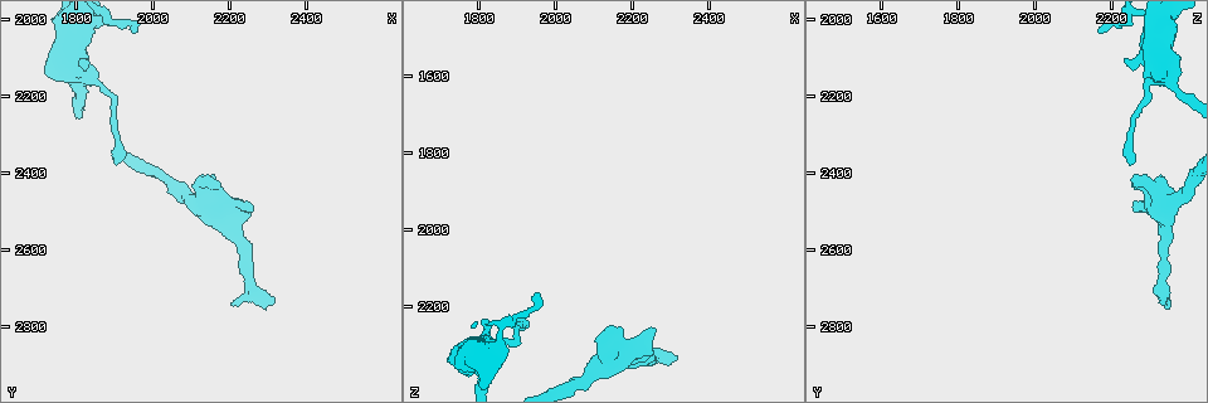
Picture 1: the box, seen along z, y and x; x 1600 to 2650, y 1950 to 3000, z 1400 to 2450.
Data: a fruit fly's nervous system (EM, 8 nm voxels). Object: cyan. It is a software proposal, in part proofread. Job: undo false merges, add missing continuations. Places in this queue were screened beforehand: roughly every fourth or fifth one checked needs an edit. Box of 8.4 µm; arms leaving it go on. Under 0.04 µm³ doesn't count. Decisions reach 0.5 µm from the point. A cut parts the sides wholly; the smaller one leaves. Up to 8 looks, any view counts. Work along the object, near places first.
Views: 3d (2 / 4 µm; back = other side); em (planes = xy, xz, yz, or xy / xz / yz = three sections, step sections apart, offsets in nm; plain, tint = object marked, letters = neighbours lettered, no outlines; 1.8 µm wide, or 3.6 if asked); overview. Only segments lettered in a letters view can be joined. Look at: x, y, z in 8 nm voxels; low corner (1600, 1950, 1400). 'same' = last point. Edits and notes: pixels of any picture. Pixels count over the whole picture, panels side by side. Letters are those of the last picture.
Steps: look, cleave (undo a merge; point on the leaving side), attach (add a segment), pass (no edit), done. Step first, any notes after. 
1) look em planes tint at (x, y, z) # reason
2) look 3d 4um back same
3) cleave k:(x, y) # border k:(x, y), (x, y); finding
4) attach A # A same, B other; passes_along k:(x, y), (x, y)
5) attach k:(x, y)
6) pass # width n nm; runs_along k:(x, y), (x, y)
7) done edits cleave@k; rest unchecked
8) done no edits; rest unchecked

look 3d 4um at (2315, 2725, 2330) # an open end

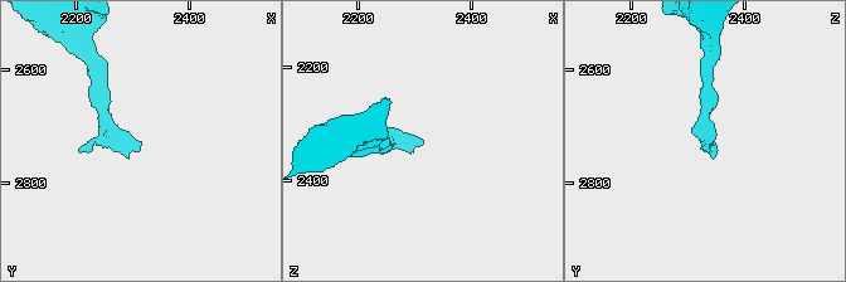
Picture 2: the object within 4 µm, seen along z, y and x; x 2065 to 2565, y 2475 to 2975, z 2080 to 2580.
look em yz step 16 letters at (2315, 2730, 2330)

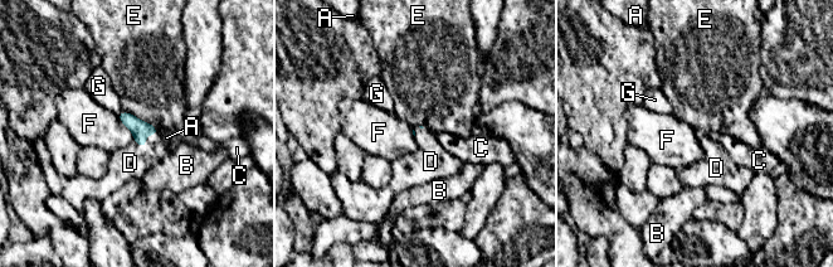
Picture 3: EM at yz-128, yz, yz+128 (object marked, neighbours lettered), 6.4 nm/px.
look em xy step 4 letters same

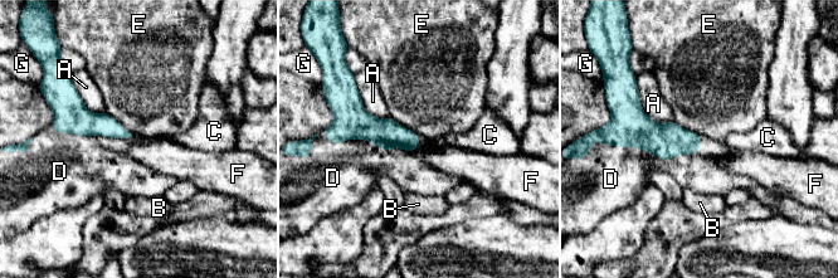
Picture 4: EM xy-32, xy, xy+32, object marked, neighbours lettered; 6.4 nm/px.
attach 4:(344, 175) # A other, B other, C other, D same, E other, F other, G other; passes_along 4:(351, 121), (357, 138), (344, 175); the neuron continues

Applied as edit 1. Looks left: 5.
look overview

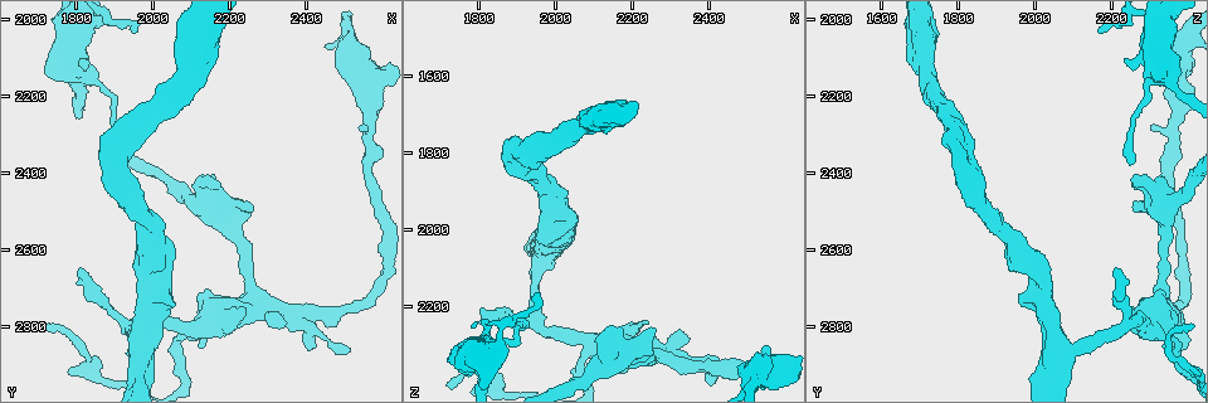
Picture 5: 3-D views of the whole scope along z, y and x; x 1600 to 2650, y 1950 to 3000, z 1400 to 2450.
look em planes letters at (1910, 2375, 2250) # tapers out

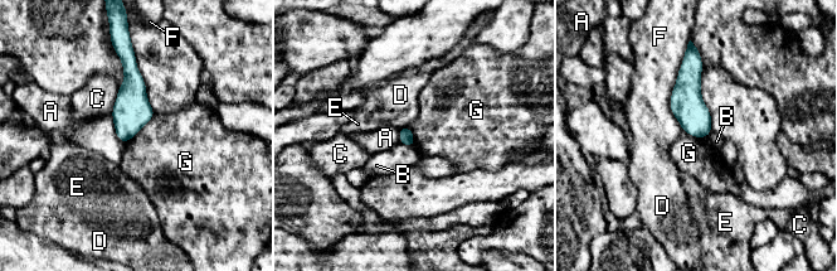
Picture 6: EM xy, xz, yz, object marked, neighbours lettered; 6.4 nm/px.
pass # A other, B other, C other, D other, E other, F other, G other; border 6:(155, 114), (125, 143); no lettered segment goes on from it

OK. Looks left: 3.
look em xy step 4 tint at (1950, 2035, 2165) # free end

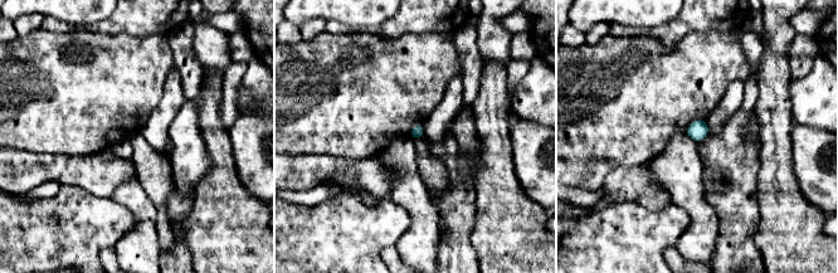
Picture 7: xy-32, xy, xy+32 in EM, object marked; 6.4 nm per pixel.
look em xy step 4 letters same

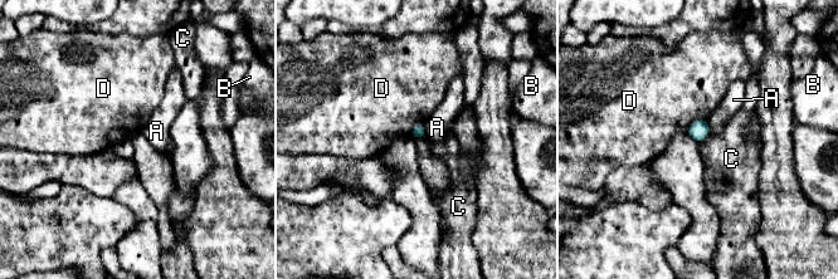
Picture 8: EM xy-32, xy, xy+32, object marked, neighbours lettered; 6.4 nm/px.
pass # A other, B other, C other, D other; border 8:(706, 118), (687, 131), (696, 142); none of them fits

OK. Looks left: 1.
done edits attach@4; rest unchecked

